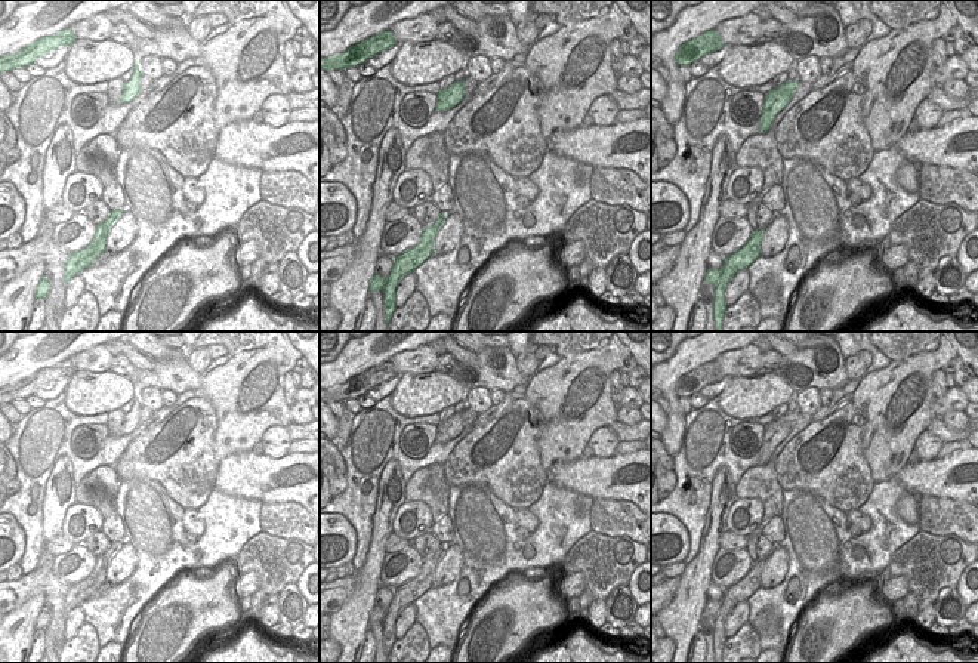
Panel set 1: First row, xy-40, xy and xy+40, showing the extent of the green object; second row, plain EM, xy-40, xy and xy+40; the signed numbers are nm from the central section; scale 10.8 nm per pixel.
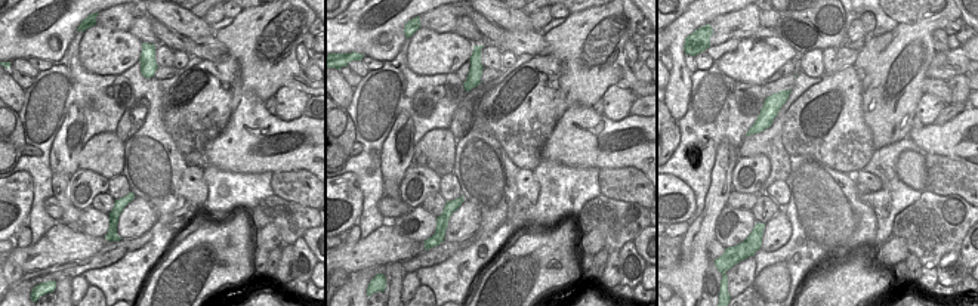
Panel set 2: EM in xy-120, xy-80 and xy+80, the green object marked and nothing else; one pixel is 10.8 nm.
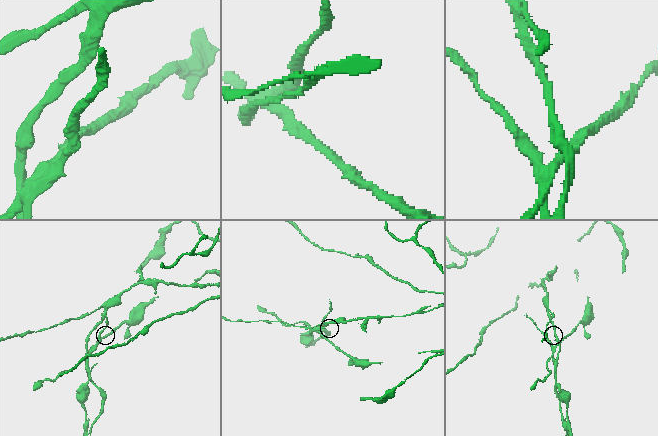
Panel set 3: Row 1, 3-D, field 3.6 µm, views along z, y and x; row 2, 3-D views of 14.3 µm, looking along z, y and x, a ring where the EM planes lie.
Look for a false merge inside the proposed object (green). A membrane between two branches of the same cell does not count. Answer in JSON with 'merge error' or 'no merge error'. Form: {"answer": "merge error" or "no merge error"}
{"answer": "merge error"}

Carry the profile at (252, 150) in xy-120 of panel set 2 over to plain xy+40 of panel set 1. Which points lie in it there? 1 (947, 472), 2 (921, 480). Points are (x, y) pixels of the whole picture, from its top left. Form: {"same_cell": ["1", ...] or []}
{"same_cell": ["1", "2"]}

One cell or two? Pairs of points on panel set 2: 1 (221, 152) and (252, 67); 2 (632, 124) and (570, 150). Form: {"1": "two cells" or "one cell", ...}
{"1": "two cells", "2": "one cell"}

